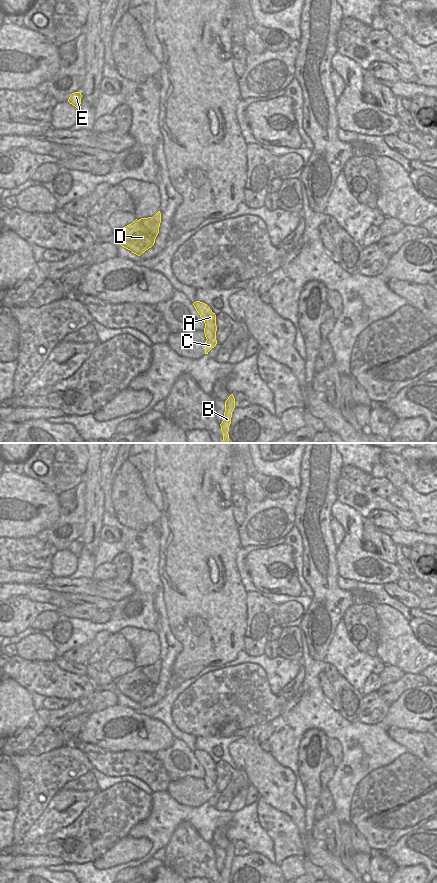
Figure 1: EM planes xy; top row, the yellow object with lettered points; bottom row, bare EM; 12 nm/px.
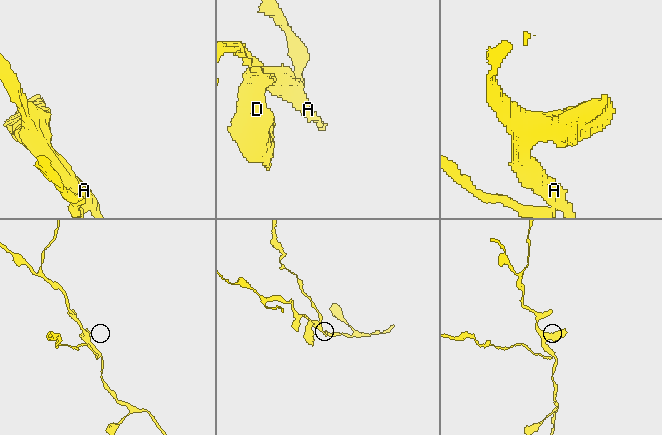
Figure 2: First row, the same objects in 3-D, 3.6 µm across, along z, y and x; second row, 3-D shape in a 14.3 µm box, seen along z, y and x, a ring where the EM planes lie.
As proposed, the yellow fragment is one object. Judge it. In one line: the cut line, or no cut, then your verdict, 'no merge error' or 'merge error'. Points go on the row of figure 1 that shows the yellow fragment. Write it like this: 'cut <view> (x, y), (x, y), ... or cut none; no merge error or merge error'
cut xy (215, 338), (207, 340); merge error

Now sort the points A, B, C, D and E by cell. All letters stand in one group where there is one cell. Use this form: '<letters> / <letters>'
A B D E / C

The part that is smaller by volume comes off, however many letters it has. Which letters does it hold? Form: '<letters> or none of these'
C

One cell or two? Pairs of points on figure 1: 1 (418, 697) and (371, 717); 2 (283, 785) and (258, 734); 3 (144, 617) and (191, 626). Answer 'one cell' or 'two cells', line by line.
1: one cell
2: two cells
3: two cells

